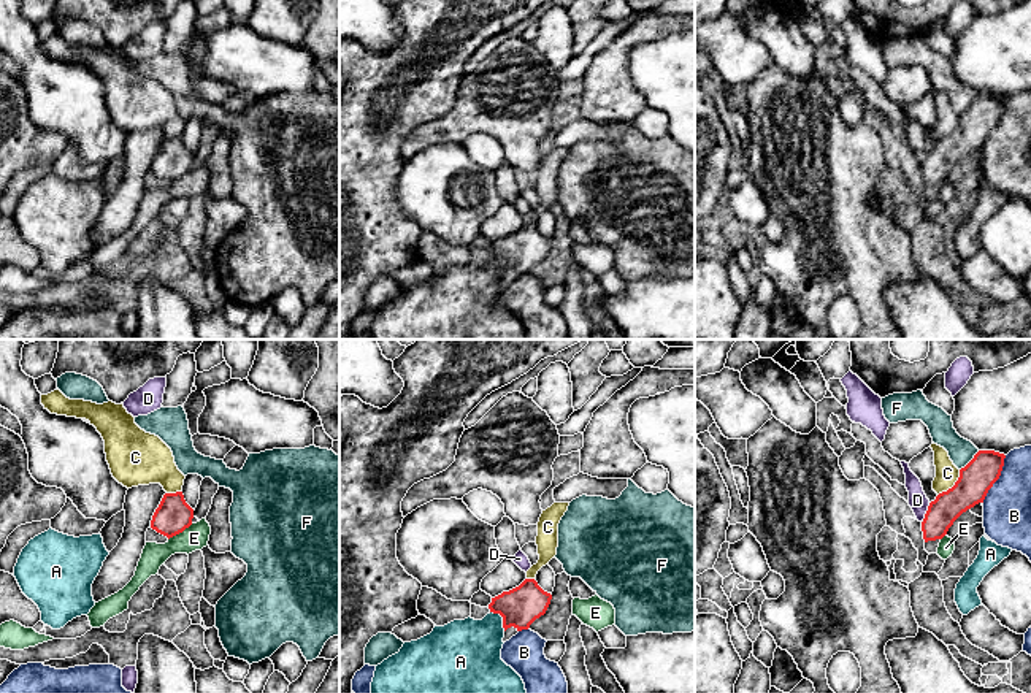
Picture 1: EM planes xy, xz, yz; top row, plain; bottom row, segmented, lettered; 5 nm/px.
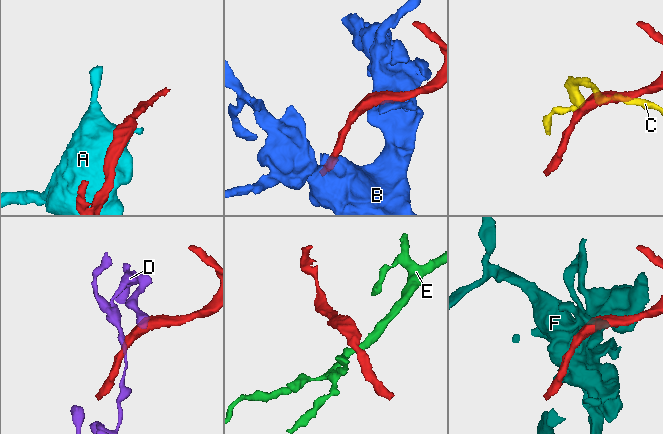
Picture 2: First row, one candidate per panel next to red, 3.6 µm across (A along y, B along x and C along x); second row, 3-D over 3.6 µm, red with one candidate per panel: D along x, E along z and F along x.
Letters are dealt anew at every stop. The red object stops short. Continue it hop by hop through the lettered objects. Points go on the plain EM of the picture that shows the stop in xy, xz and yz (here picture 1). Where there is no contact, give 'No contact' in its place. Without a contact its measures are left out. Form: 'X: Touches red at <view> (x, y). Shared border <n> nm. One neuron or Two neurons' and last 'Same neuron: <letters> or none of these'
A: Touches red at xz (503, 264). Shared border 130 nm. Two neurons
B: Touches red at yz (998, 122). Shared border 260 nm. Two neurons
C: Touches red at yz (954, 130). Shared border 180 nm. Two neurons
D: Touches red at yz (927, 157). Shared border 110 nm. Two neurons
E: Touches red at xy (180, 176). Shared border 150 nm. Two neurons
F: Touches red at yz (971, 105). Shared border 140 nm. Two neurons
Same neuron: none of these

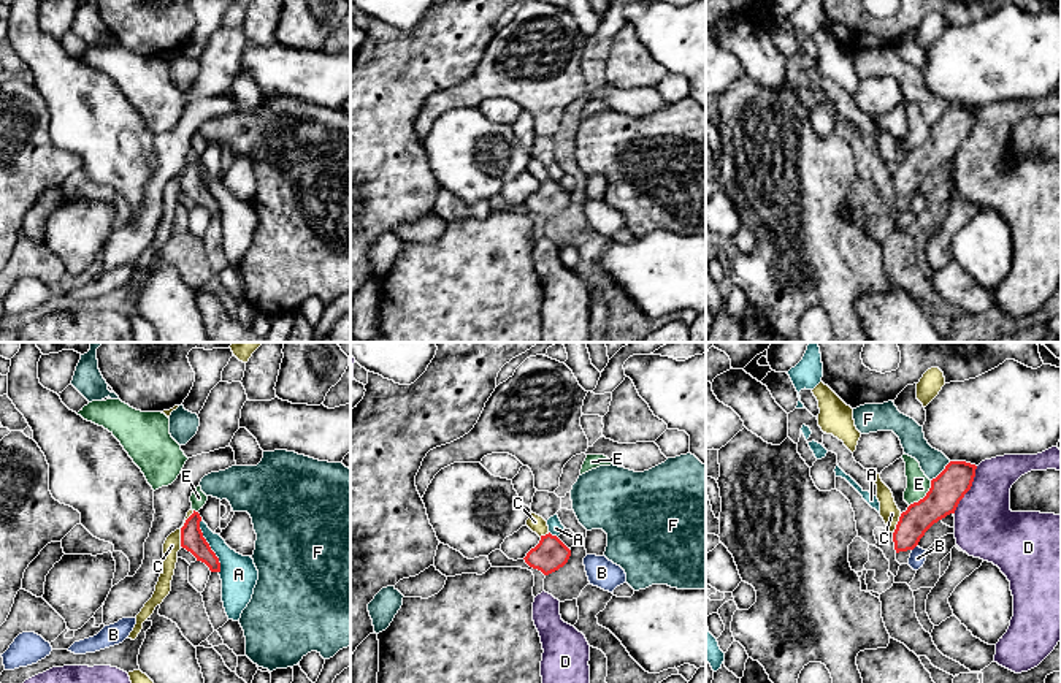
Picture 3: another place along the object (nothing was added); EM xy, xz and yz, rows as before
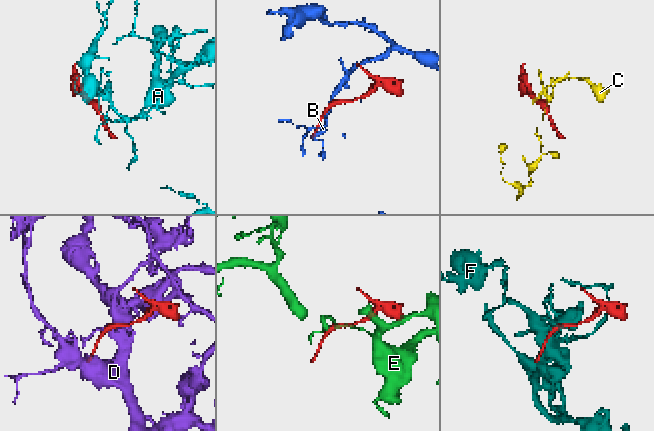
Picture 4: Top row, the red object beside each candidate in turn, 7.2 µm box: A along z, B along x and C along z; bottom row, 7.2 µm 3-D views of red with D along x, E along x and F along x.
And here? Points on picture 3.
A: Touches red at xy (208, 190). Shared border 300 nm. Two neurons
B: Touches red at yz (914, 192). Shared border 40 nm. Two neurons
C: Touches red at xy (181, 173). Shared border 200 nm. Two neurons
D: Touches red at yz (969, 133). Shared border 260 nm. Two neurons
E: Touches red at yz (925, 141). Shared border 180 nm. Two neurons
F: Touches red at yz (942, 116). Shared border 140 nm. Two neurons
Same neuron: none of these

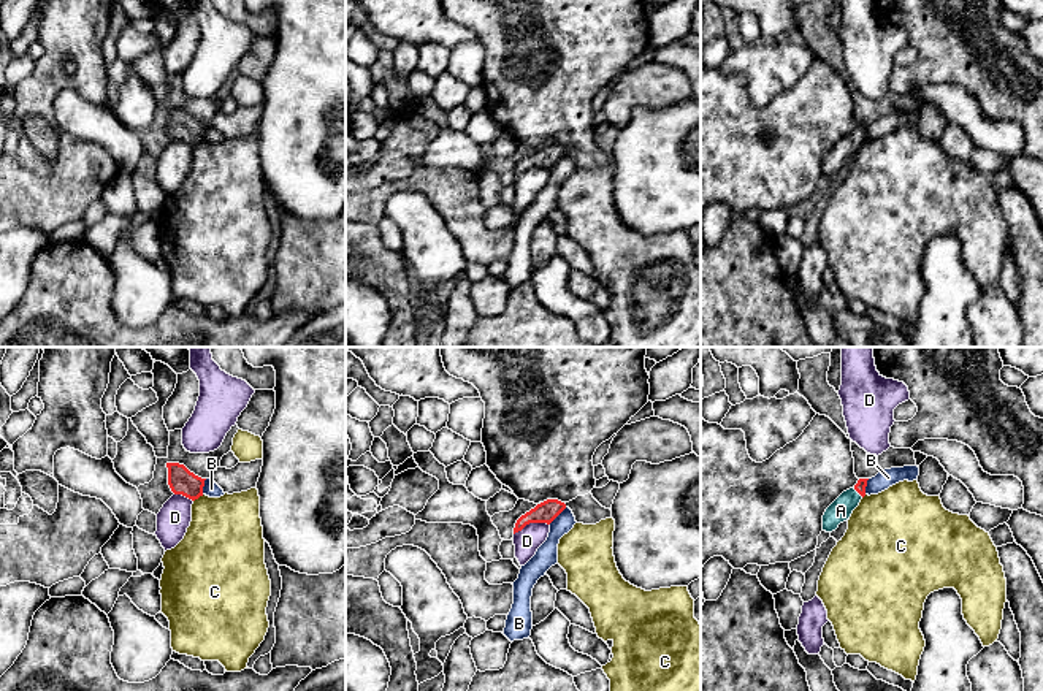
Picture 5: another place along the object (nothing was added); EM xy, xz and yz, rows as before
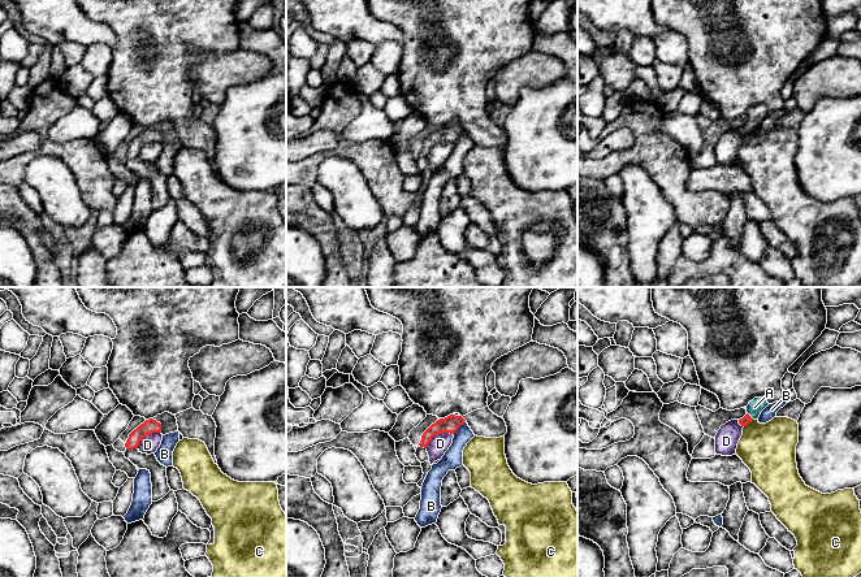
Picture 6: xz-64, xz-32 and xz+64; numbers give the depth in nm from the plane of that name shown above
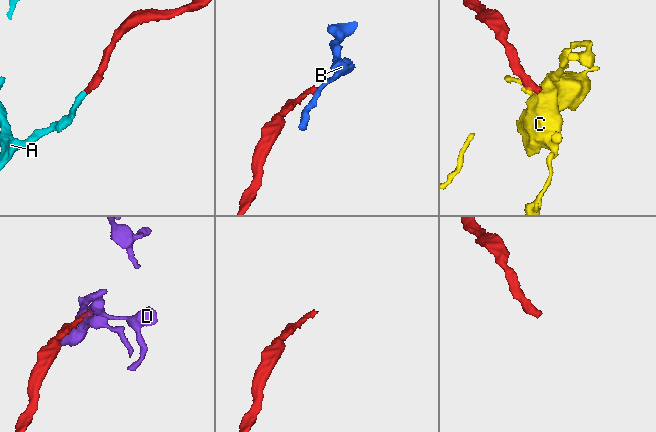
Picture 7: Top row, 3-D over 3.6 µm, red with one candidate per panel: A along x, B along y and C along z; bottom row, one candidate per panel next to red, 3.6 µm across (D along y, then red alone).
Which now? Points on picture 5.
A: Touches red at yz (858, 137). Shared border 80 nm. One neuron
B: Touches red at xz (557, 160). Shared border 130 nm. Two neurons
C: Touches red at xy (198, 141). Shared border 70 nm. Two neurons
D: Touches red at xz (531, 167). Shared border 190 nm. Two neurons
Same neuron: A

